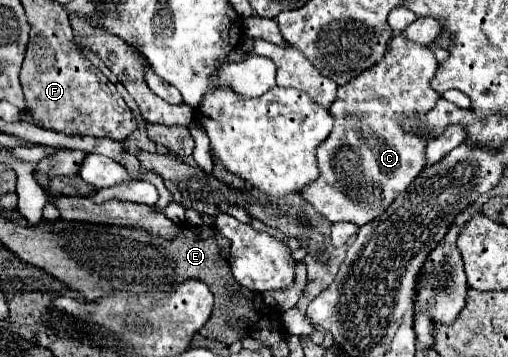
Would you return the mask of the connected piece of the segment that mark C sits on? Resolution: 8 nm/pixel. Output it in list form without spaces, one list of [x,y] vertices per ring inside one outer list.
[[[441,32],[431,44],[417,44],[403,34],[397,34],[393,38],[393,48],[389,54],[383,56],[373,68],[363,70],[359,76],[349,80],[347,84],[339,86],[335,102],[329,106],[329,110],[335,116],[335,128],[329,134],[329,140],[317,148],[317,160],[321,168],[321,176],[305,188],[301,194],[319,214],[323,214],[329,222],[351,222],[357,226],[363,226],[377,218],[381,212],[387,210],[387,206],[415,180],[415,176],[425,166],[425,144],[427,138],[405,132],[401,128],[403,116],[409,118],[421,118],[427,110],[431,110],[437,100],[441,98],[437,90],[431,88],[431,80],[437,70],[437,58],[433,54],[433,48],[449,48],[451,46],[451,34]]]

